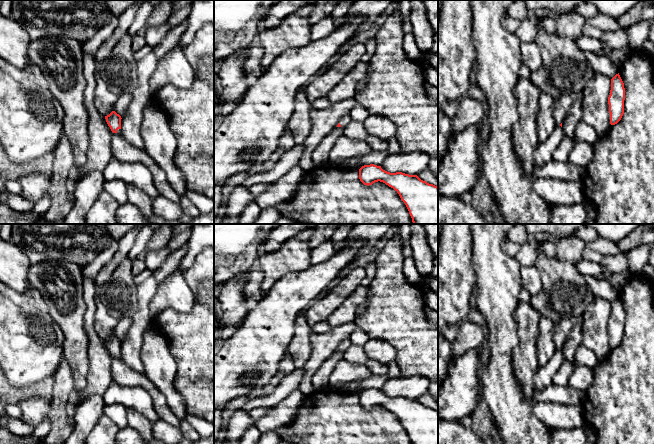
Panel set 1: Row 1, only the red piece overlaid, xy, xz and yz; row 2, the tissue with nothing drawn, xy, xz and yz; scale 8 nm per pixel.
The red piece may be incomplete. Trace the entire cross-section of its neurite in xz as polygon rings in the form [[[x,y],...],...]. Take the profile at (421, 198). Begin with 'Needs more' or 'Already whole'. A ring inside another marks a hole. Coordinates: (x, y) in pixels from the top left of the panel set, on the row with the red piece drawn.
Already whole. [[[374,164],[359,169],[364,185],[383,182],[393,188],[405,203],[413,224],[438,224],[438,187],[421,180],[417,175],[390,173]]]

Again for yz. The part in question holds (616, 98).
Already whole. [[[616,74],[611,79],[611,90],[608,97],[610,124],[617,124],[624,114],[625,88],[619,75]]]

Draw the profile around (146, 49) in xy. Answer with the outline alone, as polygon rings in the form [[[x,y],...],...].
[[[146,44],[142,49],[140,49],[136,54],[134,54],[135,59],[137,61],[143,59],[152,51],[152,49],[153,48],[151,46]]]

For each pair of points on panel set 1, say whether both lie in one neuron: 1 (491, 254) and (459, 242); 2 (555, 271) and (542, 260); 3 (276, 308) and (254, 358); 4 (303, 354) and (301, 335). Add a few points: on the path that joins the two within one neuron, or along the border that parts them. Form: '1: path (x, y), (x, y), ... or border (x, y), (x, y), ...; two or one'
1: border (471, 234), (472, 261), (475, 269); two
2: path (552, 270), (545, 263); one
3: path (271, 320), (271, 329), (258, 346); one
4: path (301, 349), (301, 340); one

